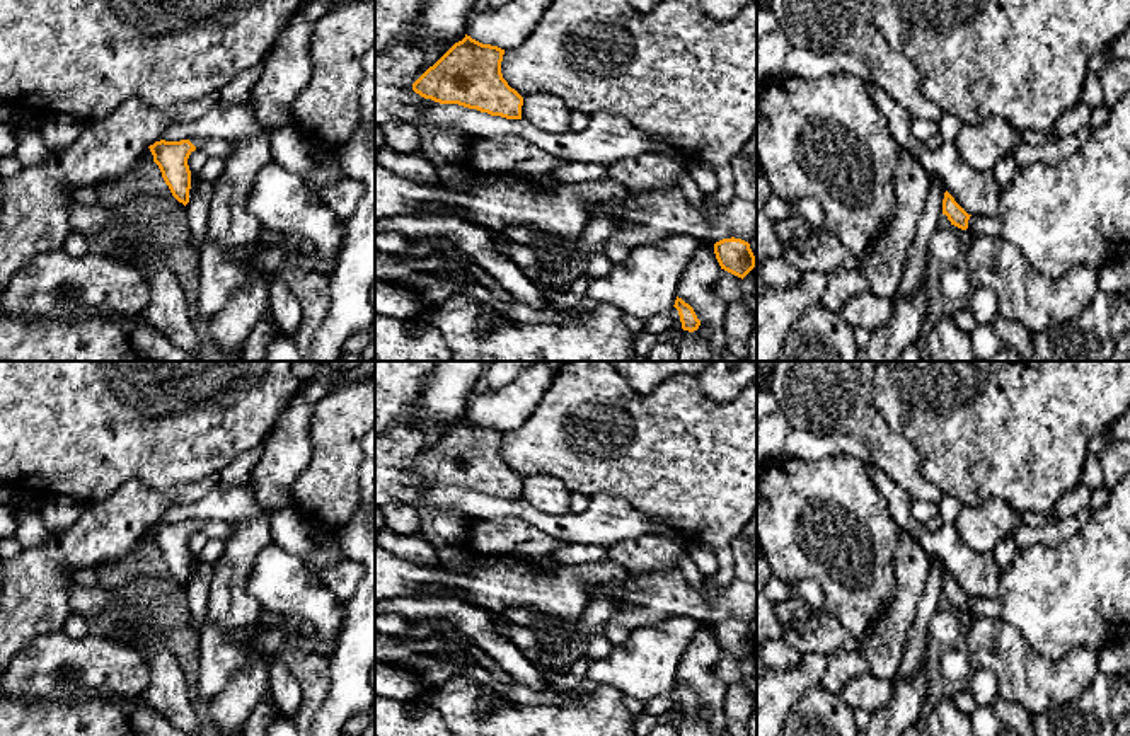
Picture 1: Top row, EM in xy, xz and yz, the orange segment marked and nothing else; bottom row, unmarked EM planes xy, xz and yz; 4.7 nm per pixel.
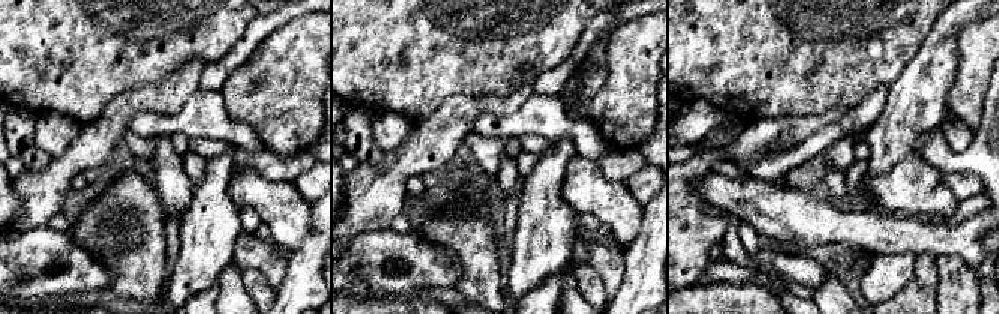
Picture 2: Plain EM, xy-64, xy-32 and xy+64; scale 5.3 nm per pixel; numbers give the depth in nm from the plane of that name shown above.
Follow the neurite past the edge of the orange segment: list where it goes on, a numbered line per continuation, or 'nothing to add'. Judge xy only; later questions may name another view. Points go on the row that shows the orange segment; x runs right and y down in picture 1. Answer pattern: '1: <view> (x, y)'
1: xy (213, 147)

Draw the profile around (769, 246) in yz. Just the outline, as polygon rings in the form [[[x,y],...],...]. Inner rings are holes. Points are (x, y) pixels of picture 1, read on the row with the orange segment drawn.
[[[757,164],[757,295],[767,286],[762,278],[762,264],[769,259],[782,259],[784,254],[775,221],[765,215],[765,203],[772,194],[767,174]]]

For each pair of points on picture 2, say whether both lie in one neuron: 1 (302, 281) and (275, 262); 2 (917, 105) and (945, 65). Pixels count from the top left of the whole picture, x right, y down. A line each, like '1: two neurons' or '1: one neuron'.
1: two neurons
2: one neuron

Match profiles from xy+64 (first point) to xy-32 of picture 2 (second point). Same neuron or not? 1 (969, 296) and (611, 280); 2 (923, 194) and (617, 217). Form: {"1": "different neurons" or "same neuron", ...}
{"1": "same neuron", "2": "same neuron"}

